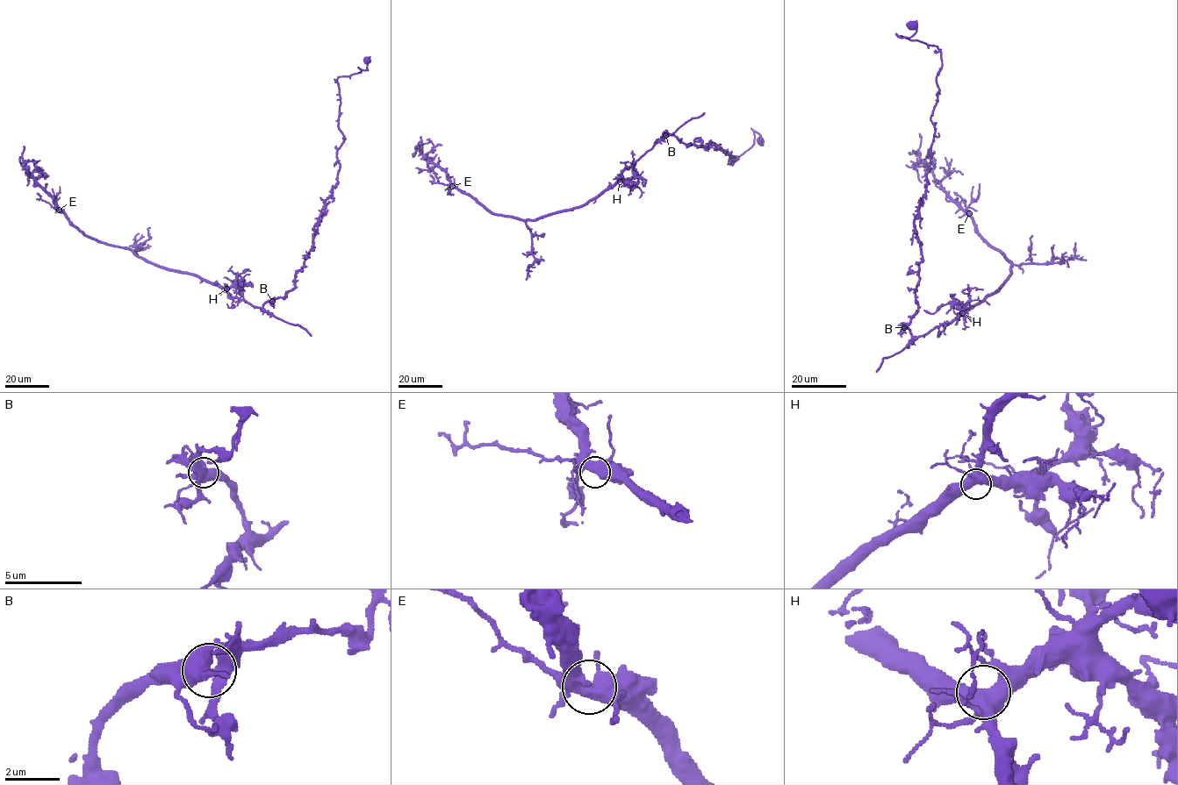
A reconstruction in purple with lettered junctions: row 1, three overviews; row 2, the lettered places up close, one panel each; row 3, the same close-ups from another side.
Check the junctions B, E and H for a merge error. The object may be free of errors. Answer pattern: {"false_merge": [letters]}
{"false_merge": ["B"]}

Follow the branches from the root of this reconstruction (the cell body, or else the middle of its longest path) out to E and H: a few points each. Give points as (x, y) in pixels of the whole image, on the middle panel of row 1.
E: (656, 142), (622, 172), (617, 181), (594, 198), (579, 206), (535, 220), (492, 213), (467, 194), (452, 186)
H: (656, 142), (622, 172), (620, 181)

